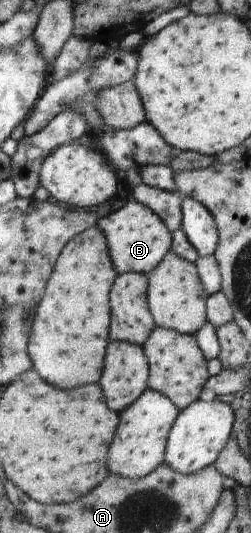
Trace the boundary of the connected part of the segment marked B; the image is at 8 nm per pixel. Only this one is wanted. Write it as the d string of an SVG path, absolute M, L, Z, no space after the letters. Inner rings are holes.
M137 201L129 202L116 212L99 219L99 227L106 234L111 257L119 274L136 272L149 274L174 249L174 231L148 206Z

